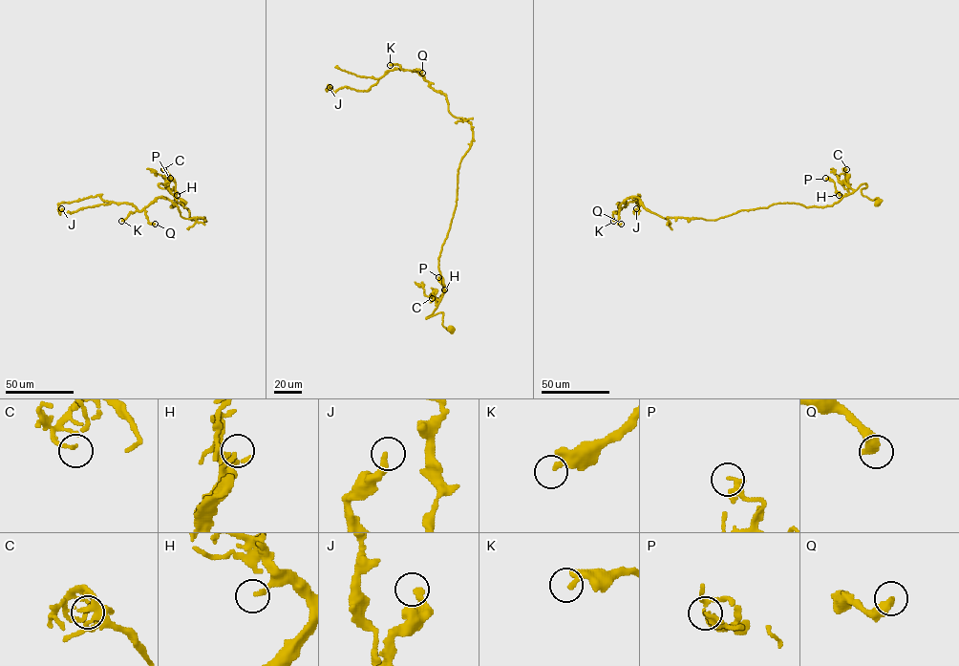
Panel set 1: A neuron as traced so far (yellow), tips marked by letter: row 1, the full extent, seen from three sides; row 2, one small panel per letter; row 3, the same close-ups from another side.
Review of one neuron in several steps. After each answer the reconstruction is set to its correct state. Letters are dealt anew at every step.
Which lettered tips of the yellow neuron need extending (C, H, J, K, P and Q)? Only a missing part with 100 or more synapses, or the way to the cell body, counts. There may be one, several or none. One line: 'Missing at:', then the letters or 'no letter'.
Missing at: no letter

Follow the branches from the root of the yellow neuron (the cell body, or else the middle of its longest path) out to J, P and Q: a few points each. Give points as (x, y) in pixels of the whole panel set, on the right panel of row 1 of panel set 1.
J: (878, 203), (863, 183), (830, 205), (714, 220), (617, 204), (640, 195), (636, 208)
P: (878, 203), (878, 198), (870, 200), (862, 194), (865, 183), (842, 196), (834, 182), (825, 178)
Q: (878, 203), (863, 183), (830, 205), (705, 220), (664, 219), (631, 196), (621, 224)

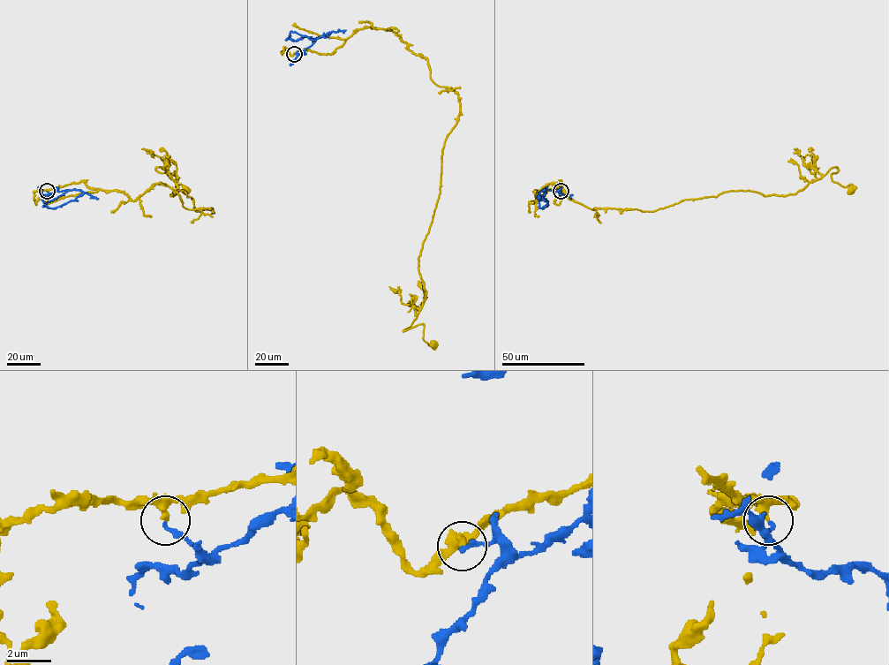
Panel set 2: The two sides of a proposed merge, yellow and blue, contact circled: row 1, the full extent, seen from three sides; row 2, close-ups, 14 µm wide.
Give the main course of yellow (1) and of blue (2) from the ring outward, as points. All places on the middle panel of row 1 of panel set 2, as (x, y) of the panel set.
1: (295, 54), (390, 30), (457, 94), (418, 256), (425, 298), (403, 330), (423, 324), (433, 344)
2: (295, 54), (301, 54), (316, 39), (327, 36), (331, 32), (312, 40), (291, 32), (285, 41)

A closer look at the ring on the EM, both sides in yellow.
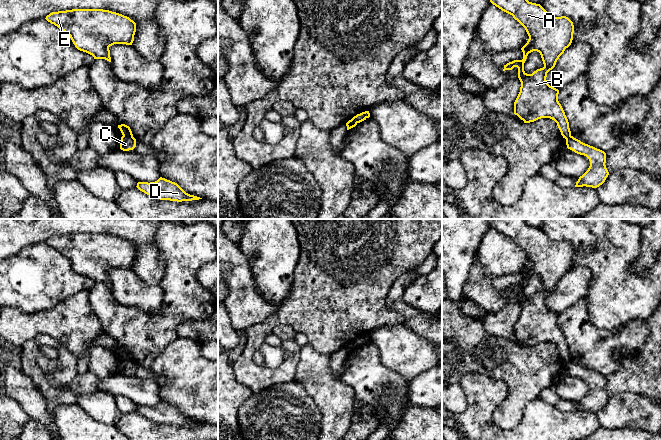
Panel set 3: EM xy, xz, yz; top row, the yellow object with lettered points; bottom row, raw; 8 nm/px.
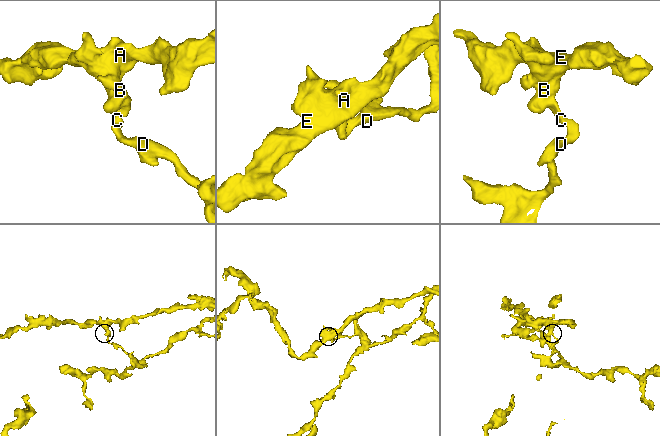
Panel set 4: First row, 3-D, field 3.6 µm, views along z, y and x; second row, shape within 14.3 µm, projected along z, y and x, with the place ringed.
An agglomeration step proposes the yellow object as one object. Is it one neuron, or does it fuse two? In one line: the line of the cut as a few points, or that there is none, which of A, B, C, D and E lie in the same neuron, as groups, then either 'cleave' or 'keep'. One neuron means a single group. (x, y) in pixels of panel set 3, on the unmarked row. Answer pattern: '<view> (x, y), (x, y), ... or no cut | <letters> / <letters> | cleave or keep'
xy (123, 358), (132, 360) | A B E / C D | cleave

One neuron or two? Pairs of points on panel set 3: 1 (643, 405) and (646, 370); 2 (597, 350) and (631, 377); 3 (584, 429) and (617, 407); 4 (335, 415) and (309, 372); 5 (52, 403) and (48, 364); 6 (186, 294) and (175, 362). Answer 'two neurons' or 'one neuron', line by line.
1: two neurons
2: two neurons
3: two neurons
4: one neuron
5: two neurons
6: two neurons

